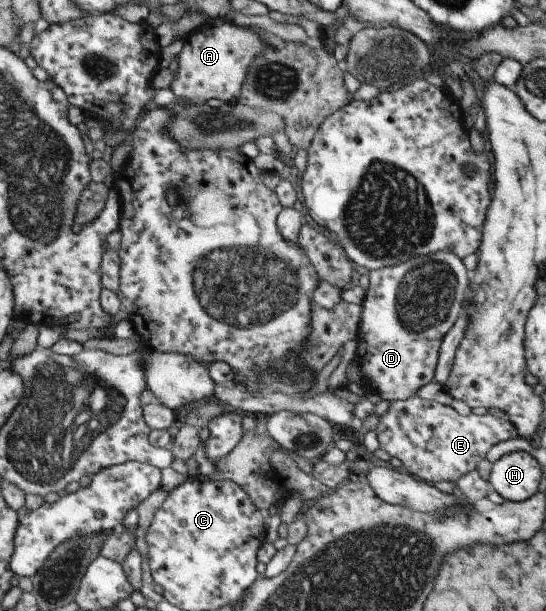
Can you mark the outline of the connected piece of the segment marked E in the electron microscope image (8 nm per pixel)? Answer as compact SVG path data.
M419 396L409 400L391 403L387 411L380 416L374 425L380 448L385 450L401 469L406 470L422 481L437 484L441 480L458 482L465 474L478 470L478 466L487 458L489 450L503 440L517 438L520 436L511 421L503 421L491 414L470 414L462 416L451 406L445 406L435 400L426 400Z

